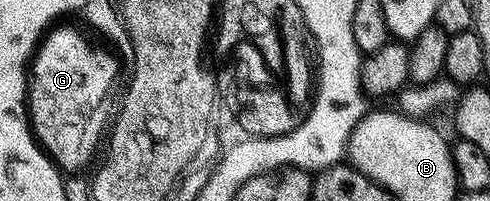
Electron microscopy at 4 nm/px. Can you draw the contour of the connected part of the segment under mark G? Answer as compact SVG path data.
M59 18L52 22L42 24L38 28L38 36L34 36L34 44L30 44L30 52L26 52L26 60L22 60L22 124L26 124L26 136L30 136L30 144L34 144L34 152L50 164L50 172L58 176L58 180L93 180L96 162L105 157L106 150L111 147L110 127L113 126L120 112L125 107L128 99L128 86L132 82L132 57L129 51L118 52L101 52L100 49L94 48L102 40L102 24L98 20L74 20L78 18Z

